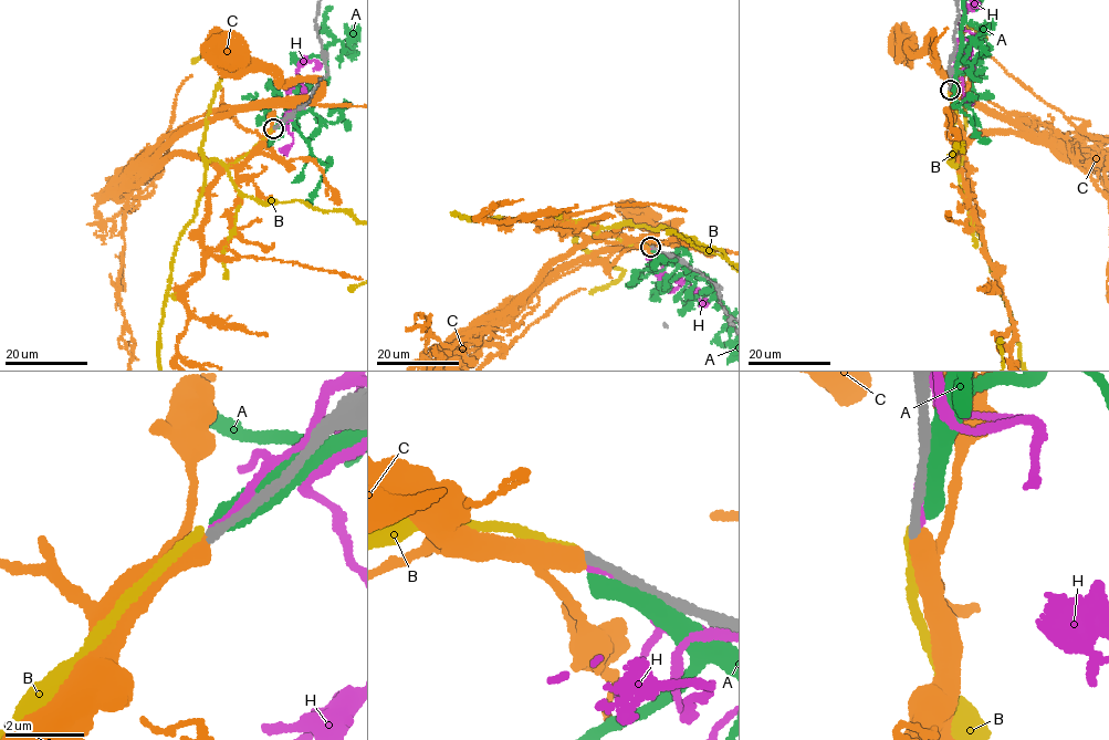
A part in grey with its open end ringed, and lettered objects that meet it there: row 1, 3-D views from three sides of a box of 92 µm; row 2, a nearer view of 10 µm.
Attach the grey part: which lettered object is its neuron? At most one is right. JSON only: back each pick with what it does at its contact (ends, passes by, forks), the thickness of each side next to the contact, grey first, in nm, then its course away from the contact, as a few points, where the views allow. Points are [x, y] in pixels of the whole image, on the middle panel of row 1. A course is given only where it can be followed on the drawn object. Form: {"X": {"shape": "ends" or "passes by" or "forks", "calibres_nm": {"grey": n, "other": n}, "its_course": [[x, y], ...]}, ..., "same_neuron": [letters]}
{"B": {"shape": "ends", "calibres_nm": {"grey": 220, "other": 280}}, "same_neuron": ["B"]}

